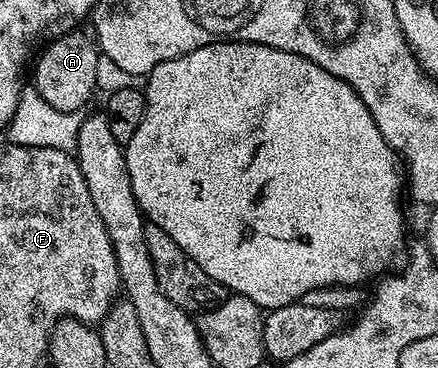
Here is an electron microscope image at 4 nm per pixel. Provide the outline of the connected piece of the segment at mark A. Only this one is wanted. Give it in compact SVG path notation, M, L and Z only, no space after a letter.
M71 30L69 35L57 36L46 47L46 52L34 67L32 86L40 97L54 109L81 112L82 106L96 94L97 63L100 58L98 44L89 34L81 35L81 30Z

